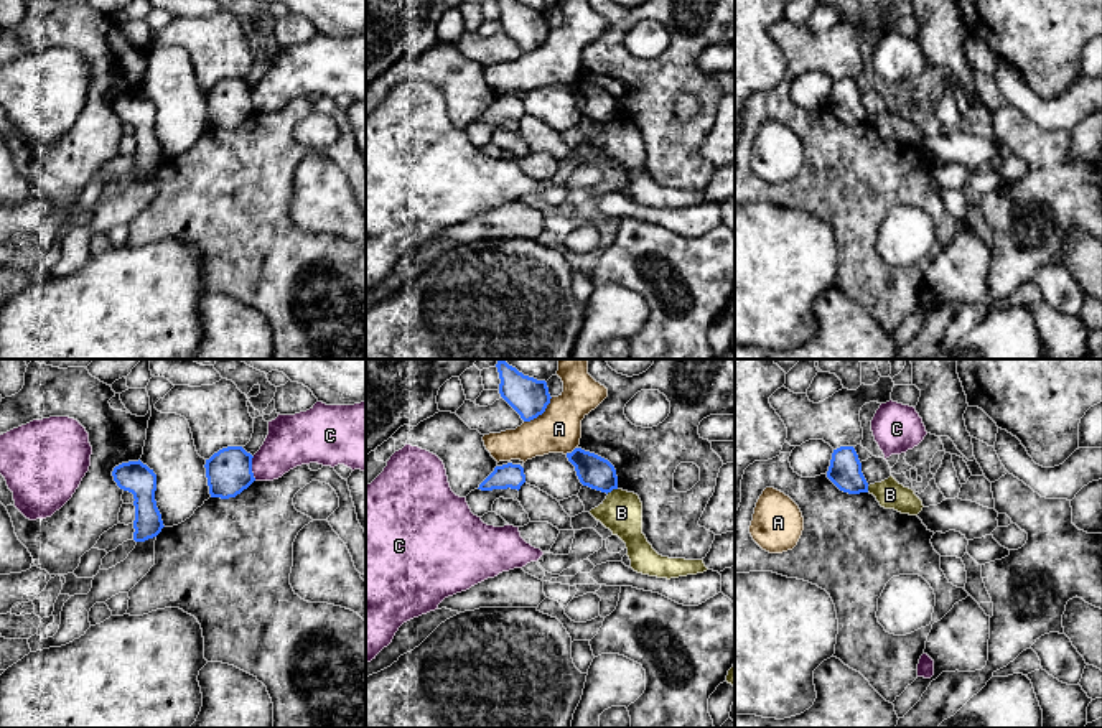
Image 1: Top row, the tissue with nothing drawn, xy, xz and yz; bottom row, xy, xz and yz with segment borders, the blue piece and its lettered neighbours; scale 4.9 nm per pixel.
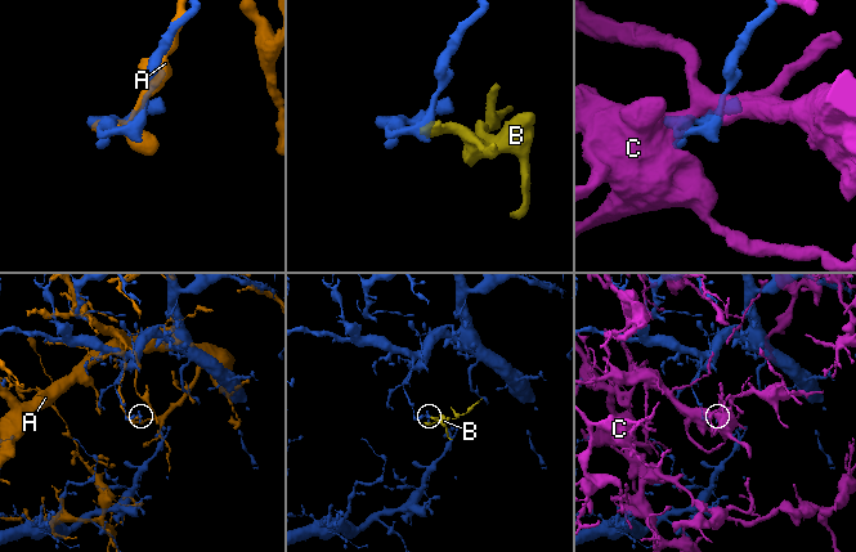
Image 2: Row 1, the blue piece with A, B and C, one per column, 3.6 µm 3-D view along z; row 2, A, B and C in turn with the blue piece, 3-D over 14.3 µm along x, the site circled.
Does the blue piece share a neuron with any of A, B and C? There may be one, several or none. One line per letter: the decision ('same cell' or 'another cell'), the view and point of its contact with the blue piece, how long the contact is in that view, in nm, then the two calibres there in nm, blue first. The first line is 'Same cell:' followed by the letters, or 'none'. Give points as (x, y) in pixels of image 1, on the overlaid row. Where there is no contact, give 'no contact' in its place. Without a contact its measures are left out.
Same cell: none
A: another cell | xz (541, 414) | 190 nm | 190/220 nm
B: another cell | xz (611, 490) | 60 nm | 160/200 nm
C: another cell | xy (251, 468) | 120 nm | 220/260 nm

